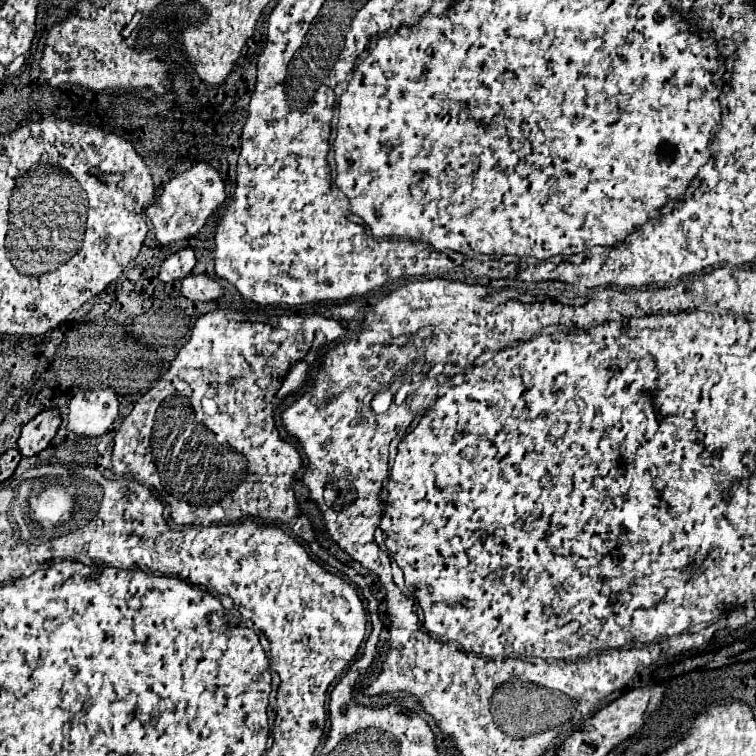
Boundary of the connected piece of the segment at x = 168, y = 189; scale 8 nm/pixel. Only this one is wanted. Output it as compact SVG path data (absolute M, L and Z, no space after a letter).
M198 163L196 167L190 167L188 171L178 173L174 179L170 179L170 183L163 188L162 197L146 209L146 215L154 225L156 239L162 245L170 245L178 239L188 239L190 235L196 235L224 199L224 181L218 171L208 163Z

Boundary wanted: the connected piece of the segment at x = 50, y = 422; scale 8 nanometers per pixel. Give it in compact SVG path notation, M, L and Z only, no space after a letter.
M46 409L46 411L38 413L30 423L26 423L26 427L22 427L22 433L18 439L20 453L30 457L30 455L36 455L42 449L46 449L50 445L50 441L54 439L60 423L62 423L62 419L60 419L58 409Z

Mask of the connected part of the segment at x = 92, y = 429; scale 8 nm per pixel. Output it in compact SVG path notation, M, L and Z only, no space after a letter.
M80 387L70 399L68 429L82 437L100 437L118 417L116 391L108 387Z

